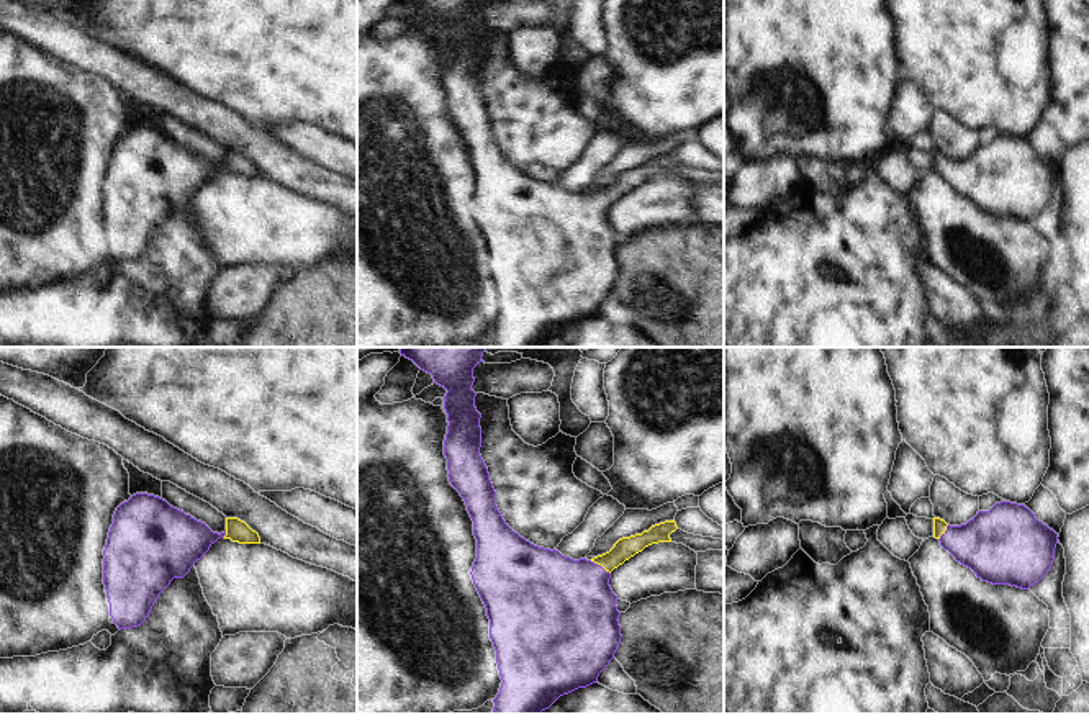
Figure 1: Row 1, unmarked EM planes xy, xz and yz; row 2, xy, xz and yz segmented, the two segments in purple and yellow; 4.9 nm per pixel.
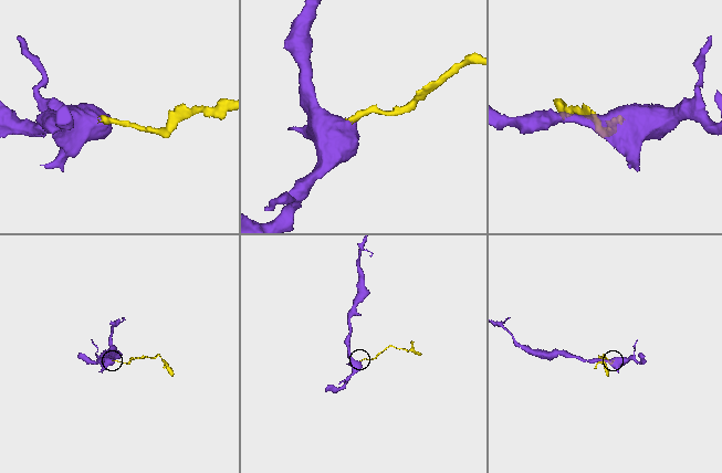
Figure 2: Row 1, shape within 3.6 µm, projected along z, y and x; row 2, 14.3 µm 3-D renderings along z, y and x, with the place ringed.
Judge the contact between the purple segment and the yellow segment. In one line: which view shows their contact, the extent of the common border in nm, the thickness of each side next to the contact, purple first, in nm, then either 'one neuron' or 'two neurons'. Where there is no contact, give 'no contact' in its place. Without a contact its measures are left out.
contact in xz; length 120 nm; calibres 460 and 110 nm; one neuron

